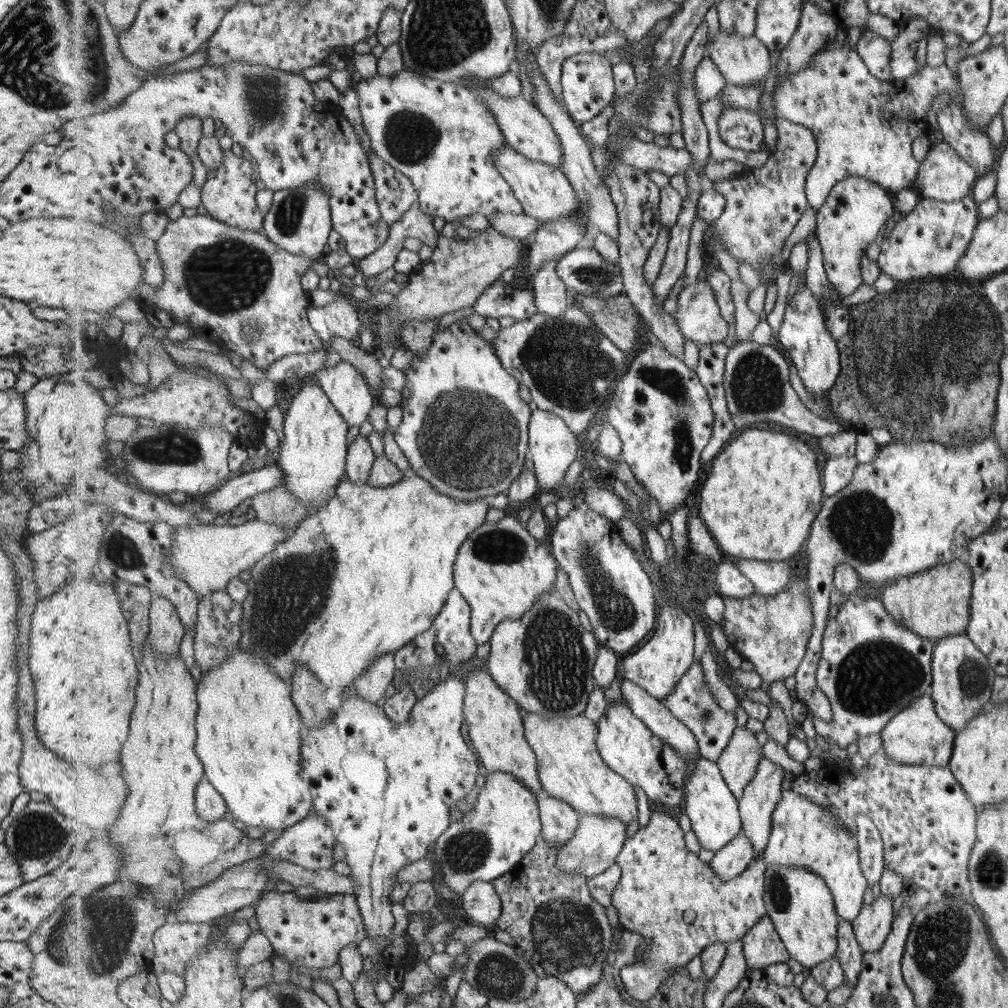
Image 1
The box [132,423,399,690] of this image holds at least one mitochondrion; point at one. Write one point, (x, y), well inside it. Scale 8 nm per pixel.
(289, 594)

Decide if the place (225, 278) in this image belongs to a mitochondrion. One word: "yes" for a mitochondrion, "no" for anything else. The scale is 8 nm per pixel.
yes

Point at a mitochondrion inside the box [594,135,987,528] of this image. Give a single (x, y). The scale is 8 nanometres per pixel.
(903, 400)

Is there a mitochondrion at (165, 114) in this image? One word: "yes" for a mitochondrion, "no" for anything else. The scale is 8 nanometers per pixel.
no

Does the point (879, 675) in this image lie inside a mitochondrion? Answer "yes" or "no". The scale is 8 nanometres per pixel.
yes

